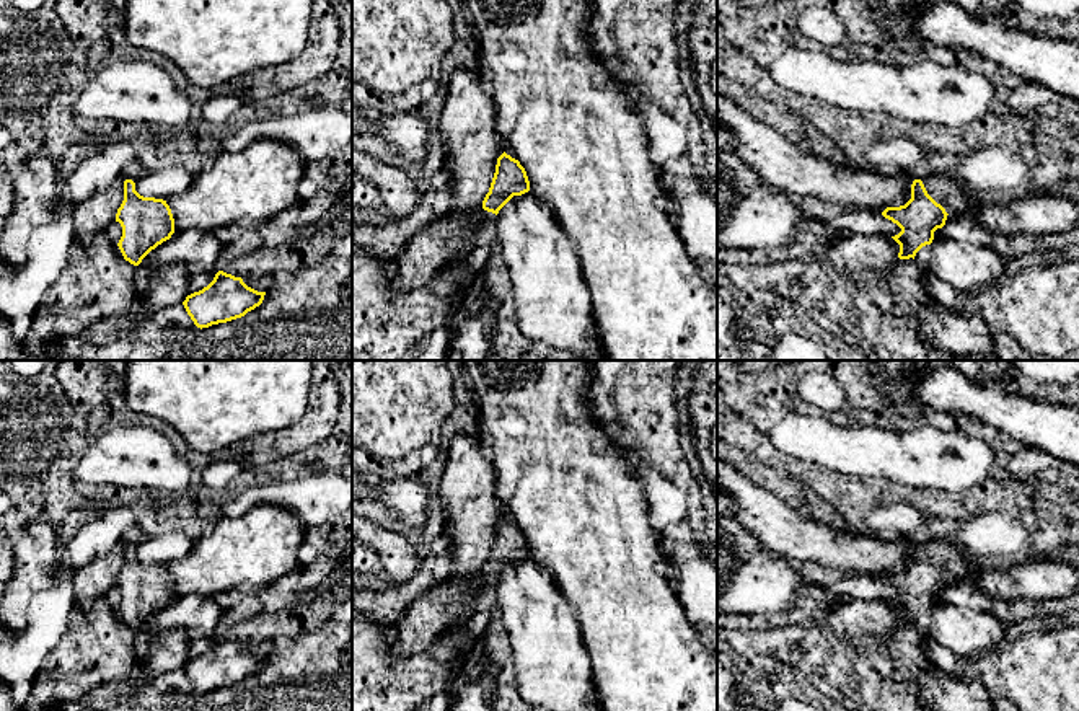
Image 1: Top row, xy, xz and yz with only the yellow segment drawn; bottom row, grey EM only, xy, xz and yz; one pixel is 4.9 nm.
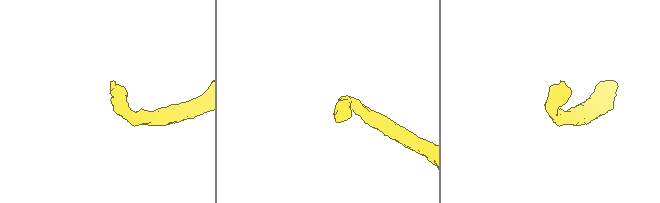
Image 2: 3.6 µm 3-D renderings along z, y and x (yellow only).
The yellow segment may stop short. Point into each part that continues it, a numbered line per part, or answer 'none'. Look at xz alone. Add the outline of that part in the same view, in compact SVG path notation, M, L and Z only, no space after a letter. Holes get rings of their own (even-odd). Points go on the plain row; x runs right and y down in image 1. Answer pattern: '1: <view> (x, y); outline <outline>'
1: xz (427, 618); outline M443 579L409 603L396 620L396 641L390 660L404 660L430 649L463 616L491 612L497 603L497 581Z

